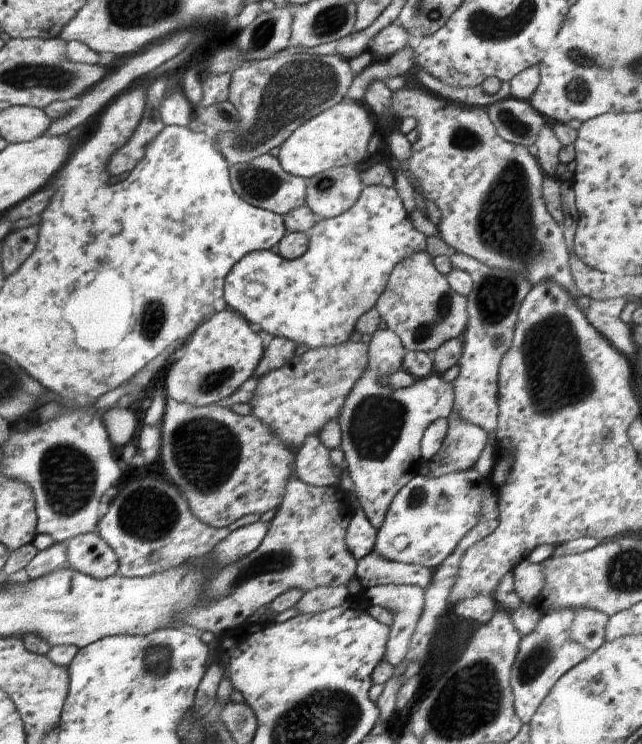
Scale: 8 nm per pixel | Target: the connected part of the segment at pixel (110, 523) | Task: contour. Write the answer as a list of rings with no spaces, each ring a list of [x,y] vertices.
[[[146,476],[130,480],[114,500],[110,502],[108,512],[97,523],[98,535],[106,542],[106,545],[116,554],[119,568],[117,574],[122,577],[148,577],[171,569],[176,569],[184,563],[194,561],[199,557],[208,555],[220,542],[223,542],[234,530],[242,526],[259,522],[259,513],[249,513],[233,524],[218,529],[201,522],[192,515],[187,499],[178,488],[162,478]]]

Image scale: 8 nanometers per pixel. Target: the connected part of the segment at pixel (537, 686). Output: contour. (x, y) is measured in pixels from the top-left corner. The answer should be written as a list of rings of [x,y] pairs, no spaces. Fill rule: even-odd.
[[[539,608],[541,618],[538,627],[526,637],[521,638],[518,655],[515,659],[511,671],[511,688],[513,691],[513,706],[520,718],[522,725],[528,725],[552,686],[565,674],[568,670],[586,661],[596,650],[599,650],[605,644],[605,627],[609,620],[603,613],[591,609],[561,609],[552,610],[548,613],[542,613]]]

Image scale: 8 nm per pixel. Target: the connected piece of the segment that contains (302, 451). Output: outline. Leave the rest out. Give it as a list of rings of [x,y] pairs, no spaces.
[[[318,436],[309,437],[296,452],[294,466],[297,478],[315,486],[340,484],[342,467],[334,467],[330,463],[329,452]]]

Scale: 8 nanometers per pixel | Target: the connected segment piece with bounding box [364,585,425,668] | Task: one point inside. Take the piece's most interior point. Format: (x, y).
(405, 603)

